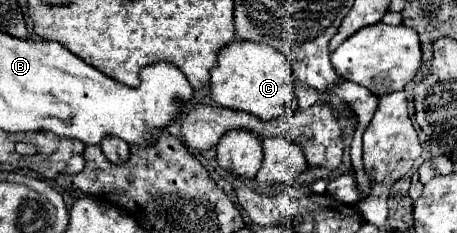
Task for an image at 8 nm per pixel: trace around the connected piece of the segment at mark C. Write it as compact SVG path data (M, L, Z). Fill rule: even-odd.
M234 40L218 52L218 64L210 74L210 98L230 110L248 112L260 120L272 120L282 114L298 110L298 100L294 94L296 76L290 70L288 60L268 48L266 44L252 44L244 40Z

